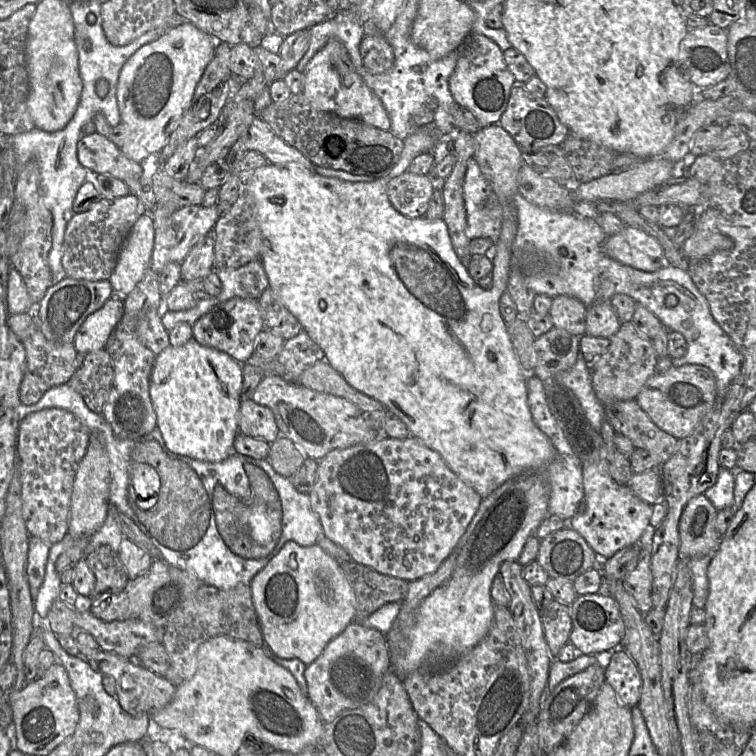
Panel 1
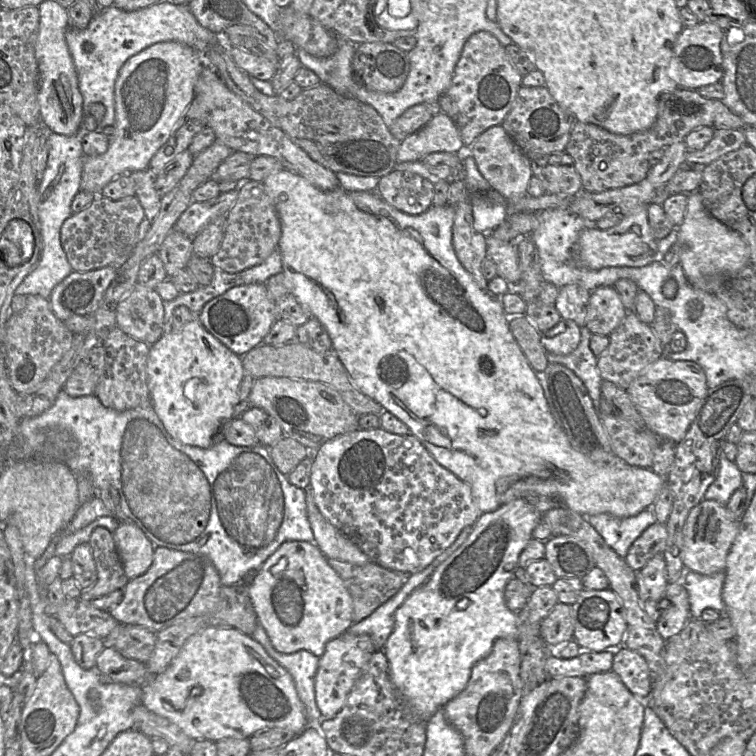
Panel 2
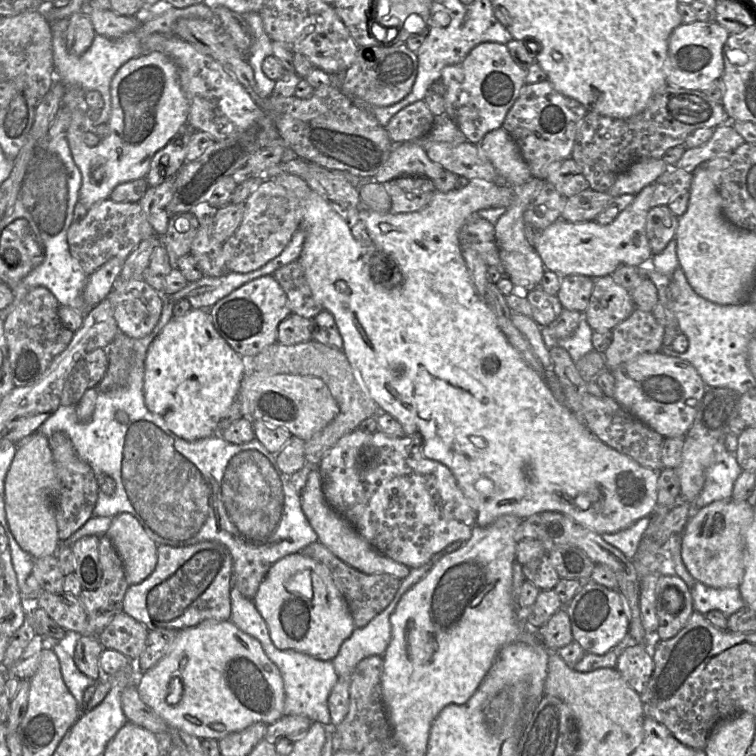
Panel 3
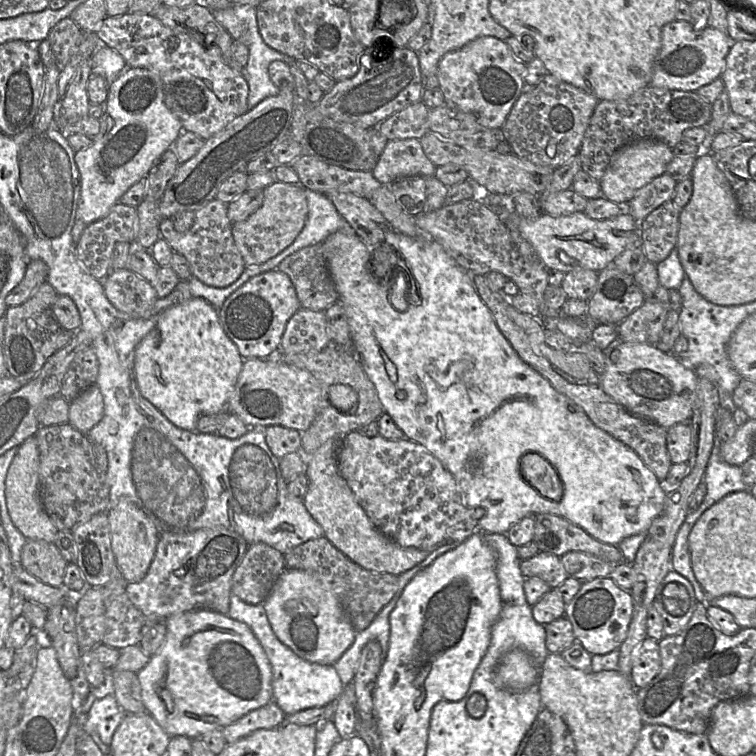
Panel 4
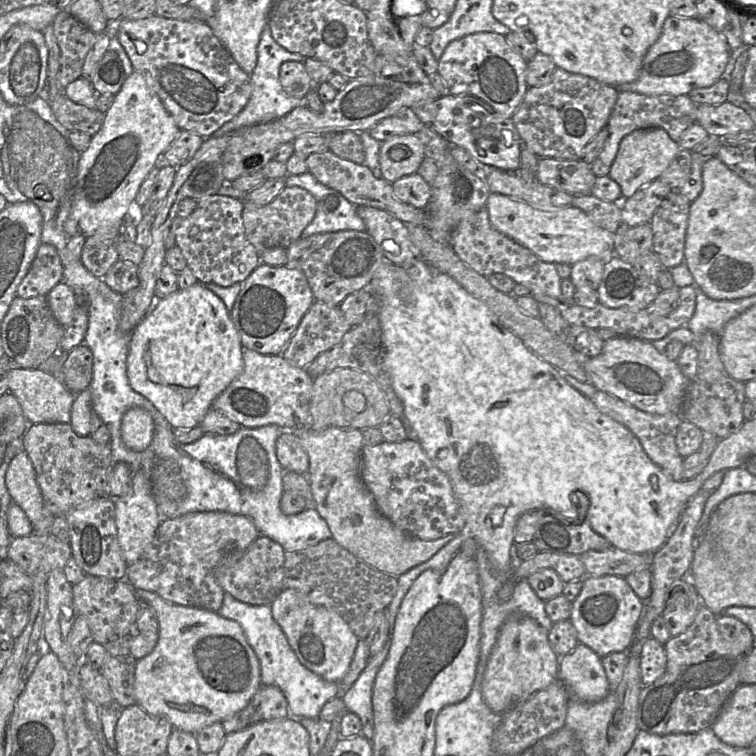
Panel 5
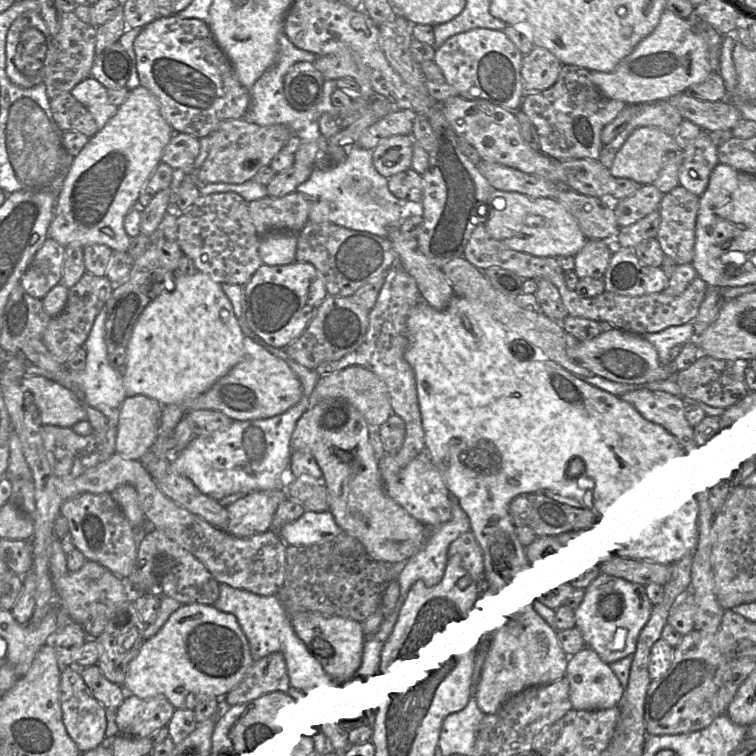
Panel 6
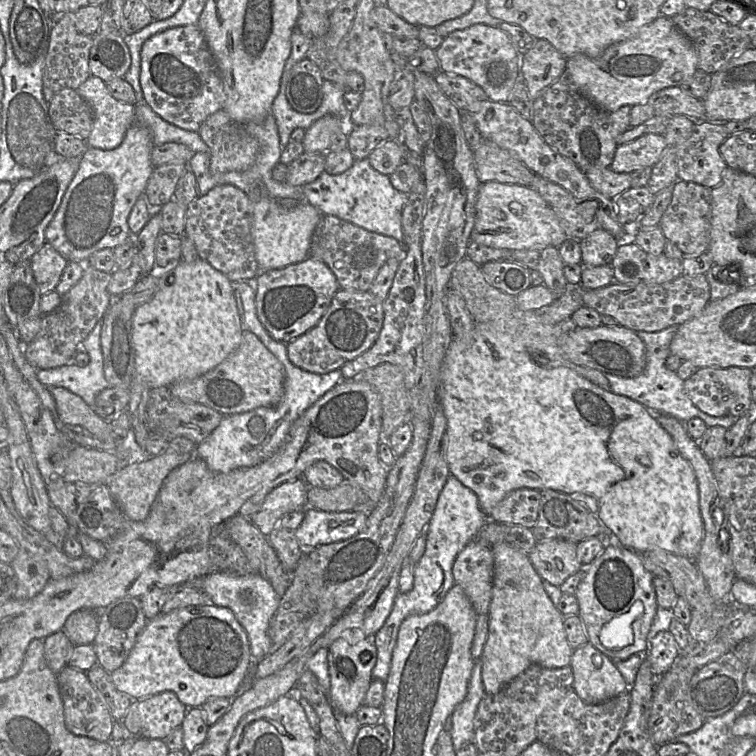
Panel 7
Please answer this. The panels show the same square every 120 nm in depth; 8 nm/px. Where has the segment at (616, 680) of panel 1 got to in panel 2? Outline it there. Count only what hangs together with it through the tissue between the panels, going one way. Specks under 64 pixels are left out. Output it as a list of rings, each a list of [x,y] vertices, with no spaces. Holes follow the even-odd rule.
[[[627,647],[613,657],[611,670],[616,673],[628,690],[640,700],[646,700],[651,692],[651,672],[646,660]]]

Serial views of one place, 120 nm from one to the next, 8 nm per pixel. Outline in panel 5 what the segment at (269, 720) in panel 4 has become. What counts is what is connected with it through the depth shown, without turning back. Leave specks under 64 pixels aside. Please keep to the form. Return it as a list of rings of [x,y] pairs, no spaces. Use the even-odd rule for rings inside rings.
[[[262,685],[249,704],[222,721],[226,734],[243,730],[261,721],[289,718],[290,709],[282,690]]]

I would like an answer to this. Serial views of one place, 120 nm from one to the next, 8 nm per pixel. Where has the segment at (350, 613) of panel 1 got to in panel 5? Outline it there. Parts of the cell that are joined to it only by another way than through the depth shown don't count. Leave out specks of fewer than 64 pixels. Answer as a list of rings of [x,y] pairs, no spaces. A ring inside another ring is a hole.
[[[285,587],[270,606],[299,661],[323,679],[340,683],[350,669],[359,641],[349,624],[335,610],[312,604],[291,588]]]

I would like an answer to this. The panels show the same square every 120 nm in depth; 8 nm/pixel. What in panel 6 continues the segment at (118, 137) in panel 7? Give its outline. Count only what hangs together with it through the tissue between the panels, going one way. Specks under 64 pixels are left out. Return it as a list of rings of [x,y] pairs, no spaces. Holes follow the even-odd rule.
[[[91,76],[78,83],[70,93],[92,114],[99,130],[117,113],[118,107],[110,103],[107,89]]]

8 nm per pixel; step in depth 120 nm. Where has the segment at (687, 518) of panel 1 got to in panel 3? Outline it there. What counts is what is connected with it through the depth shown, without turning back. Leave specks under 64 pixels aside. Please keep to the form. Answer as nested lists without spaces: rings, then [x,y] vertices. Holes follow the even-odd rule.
[[[714,501],[693,511],[680,535],[681,558],[690,574],[713,588],[738,588],[744,576],[744,535],[753,521],[754,507],[748,501]]]

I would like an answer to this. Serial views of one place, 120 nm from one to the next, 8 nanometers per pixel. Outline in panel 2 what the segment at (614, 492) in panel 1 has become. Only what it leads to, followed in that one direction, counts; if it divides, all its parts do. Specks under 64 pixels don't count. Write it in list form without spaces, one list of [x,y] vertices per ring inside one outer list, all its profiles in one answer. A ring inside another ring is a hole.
[[[652,508],[637,515],[619,518],[607,513],[584,516],[604,541],[623,559],[631,544],[650,525],[656,522]]]

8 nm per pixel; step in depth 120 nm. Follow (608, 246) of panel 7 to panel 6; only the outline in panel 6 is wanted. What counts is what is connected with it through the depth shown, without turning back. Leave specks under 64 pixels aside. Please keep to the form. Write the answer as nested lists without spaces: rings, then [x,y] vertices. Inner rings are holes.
[[[588,239],[575,255],[574,271],[581,278],[602,279],[613,253],[606,241]]]

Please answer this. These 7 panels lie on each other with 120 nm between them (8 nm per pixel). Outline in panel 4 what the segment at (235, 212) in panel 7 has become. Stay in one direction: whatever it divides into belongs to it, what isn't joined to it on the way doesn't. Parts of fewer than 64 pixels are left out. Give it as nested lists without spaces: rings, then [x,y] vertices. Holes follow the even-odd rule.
[[[216,198],[195,211],[194,223],[186,232],[177,232],[172,220],[163,218],[159,224],[159,233],[173,252],[180,253],[188,260],[192,276],[206,285],[225,288],[234,283],[246,269],[233,239],[227,204]]]

